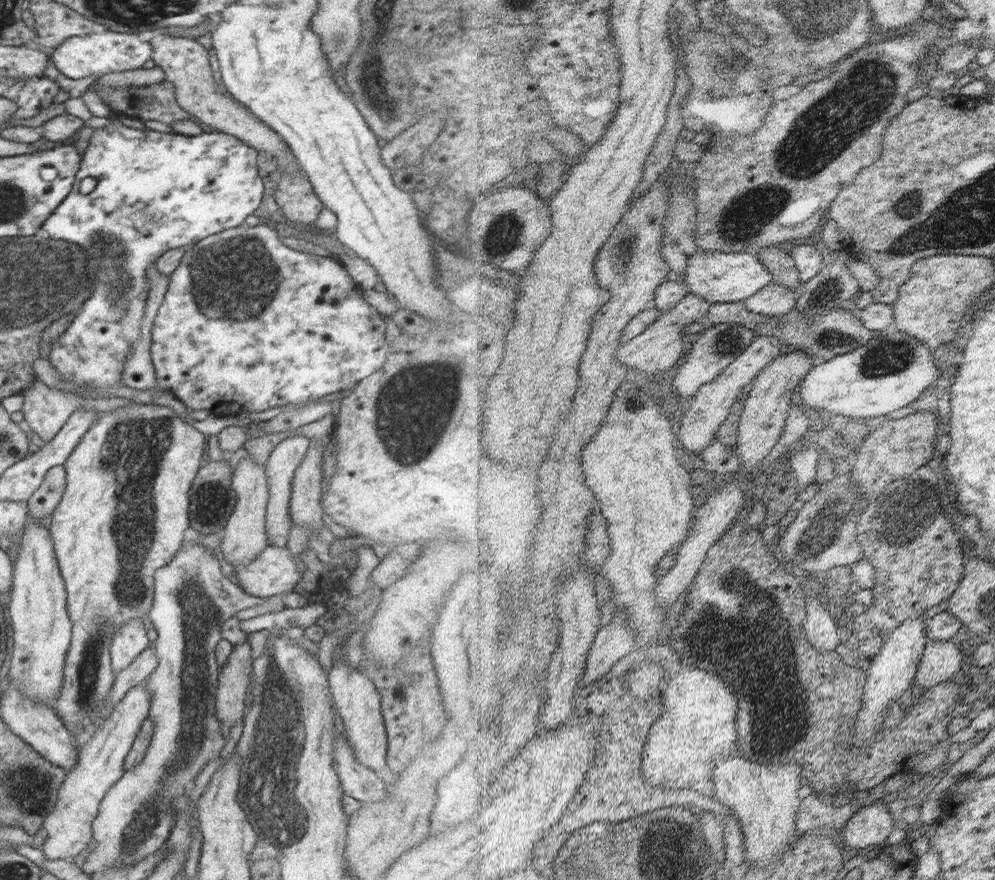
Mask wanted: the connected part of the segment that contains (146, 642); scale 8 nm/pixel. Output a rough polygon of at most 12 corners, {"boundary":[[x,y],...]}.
{"boundary":[[142,618],[122,625],[110,645],[111,669],[124,670],[152,646]]}

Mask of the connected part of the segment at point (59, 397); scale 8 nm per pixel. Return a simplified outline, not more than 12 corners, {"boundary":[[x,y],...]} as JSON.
{"boundary":[[36,378],[20,393],[21,412],[52,440],[77,411],[112,412],[130,398],[84,398]]}

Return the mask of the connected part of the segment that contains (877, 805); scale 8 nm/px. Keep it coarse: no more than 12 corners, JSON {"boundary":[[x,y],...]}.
{"boundary":[[888,797],[868,803],[843,828],[852,853],[894,831]]}

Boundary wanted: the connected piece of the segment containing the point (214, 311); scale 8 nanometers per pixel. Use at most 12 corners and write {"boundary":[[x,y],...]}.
{"boundary":[[232,227],[185,251],[156,383],[216,416],[378,374],[343,263]]}

